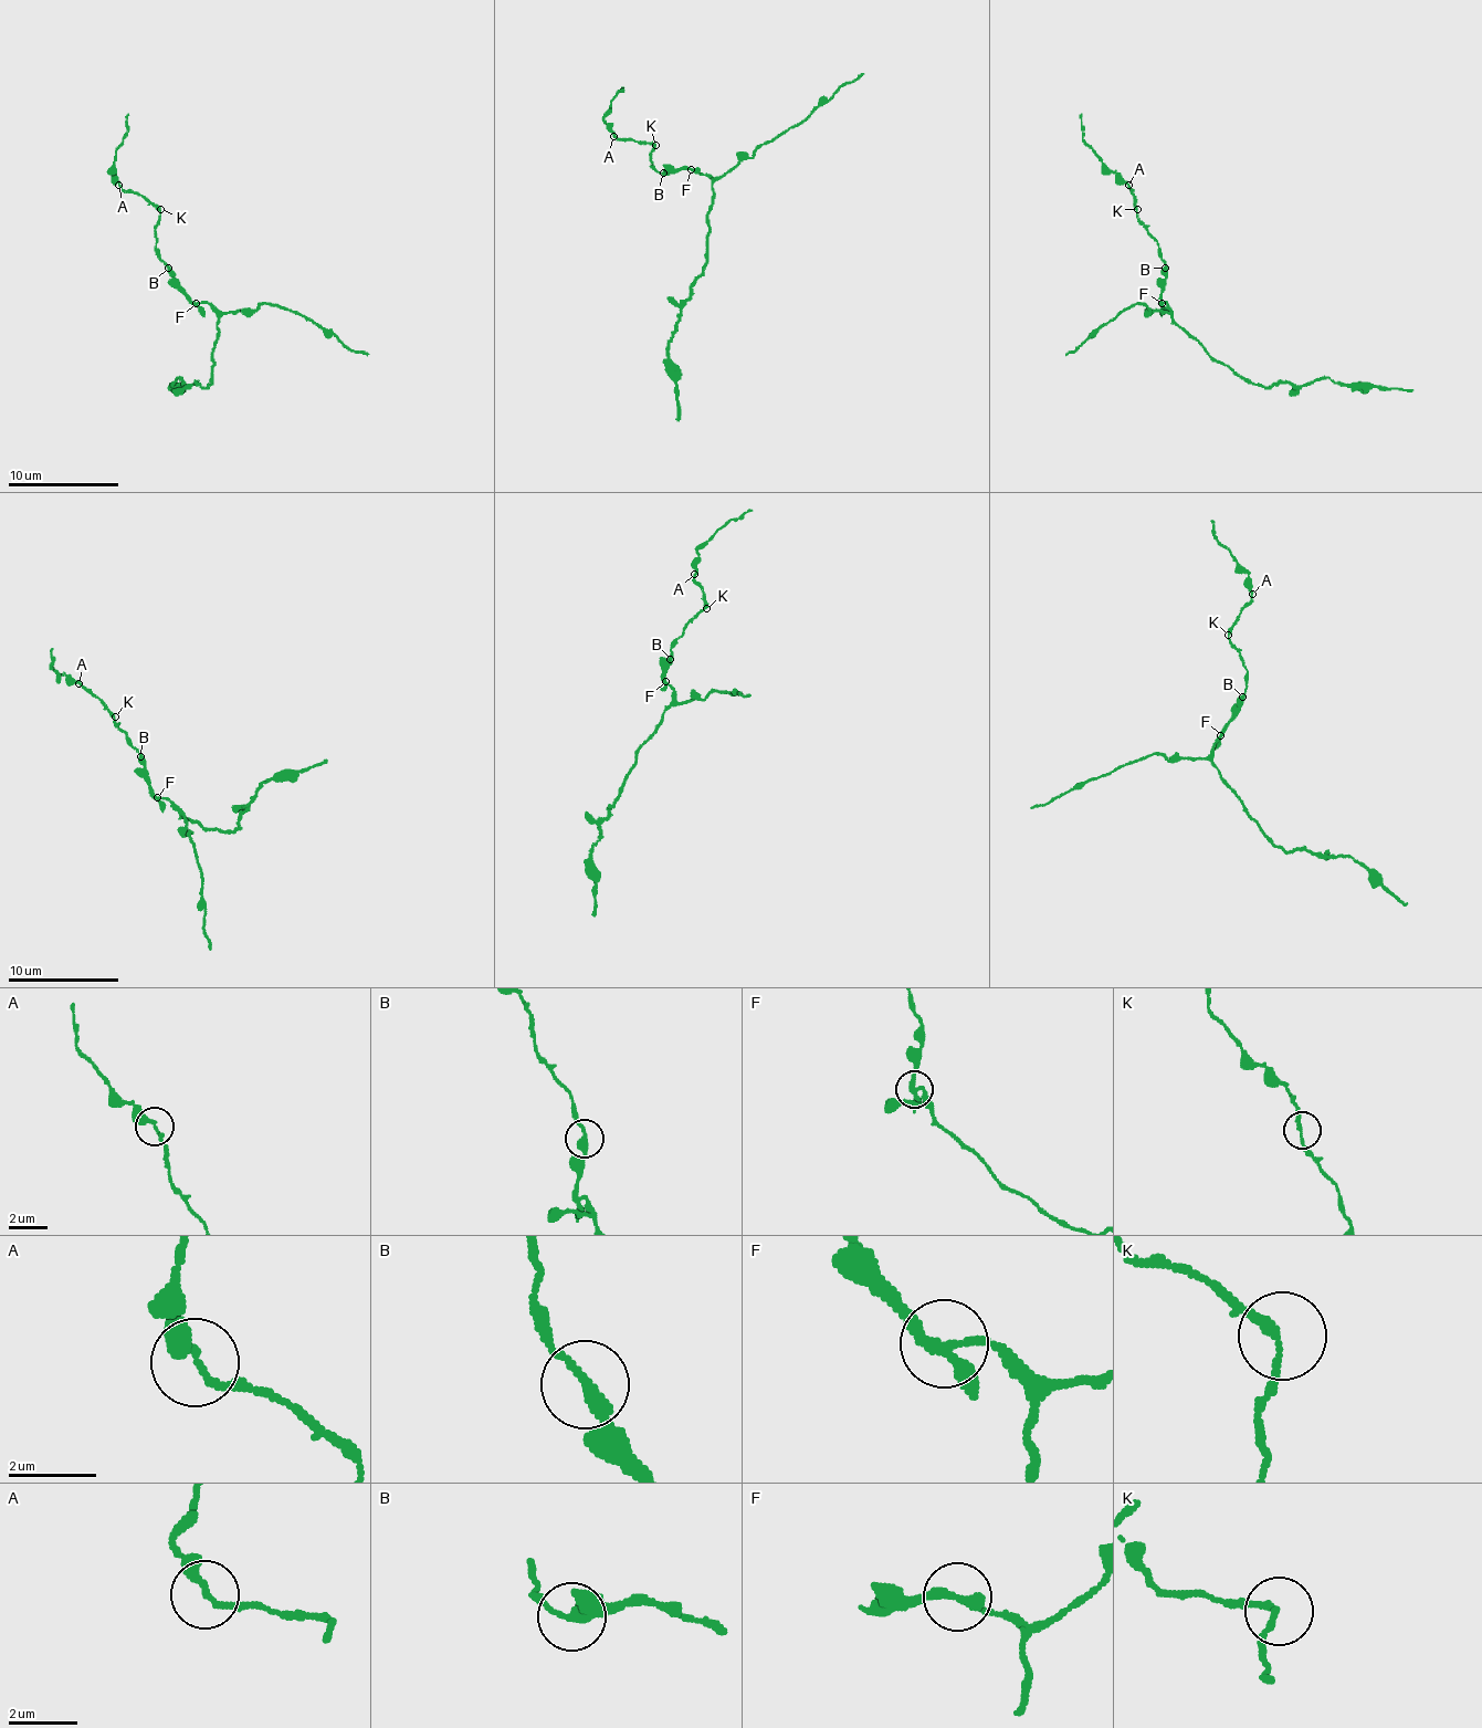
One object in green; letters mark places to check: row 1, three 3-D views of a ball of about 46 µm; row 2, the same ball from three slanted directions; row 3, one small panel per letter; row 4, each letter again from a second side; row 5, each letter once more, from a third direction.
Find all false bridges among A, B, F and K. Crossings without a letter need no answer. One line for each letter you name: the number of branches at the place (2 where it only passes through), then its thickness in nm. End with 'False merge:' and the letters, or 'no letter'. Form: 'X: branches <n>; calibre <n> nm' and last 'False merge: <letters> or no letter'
F: branches 3; calibre 240 nm
False merge: F

